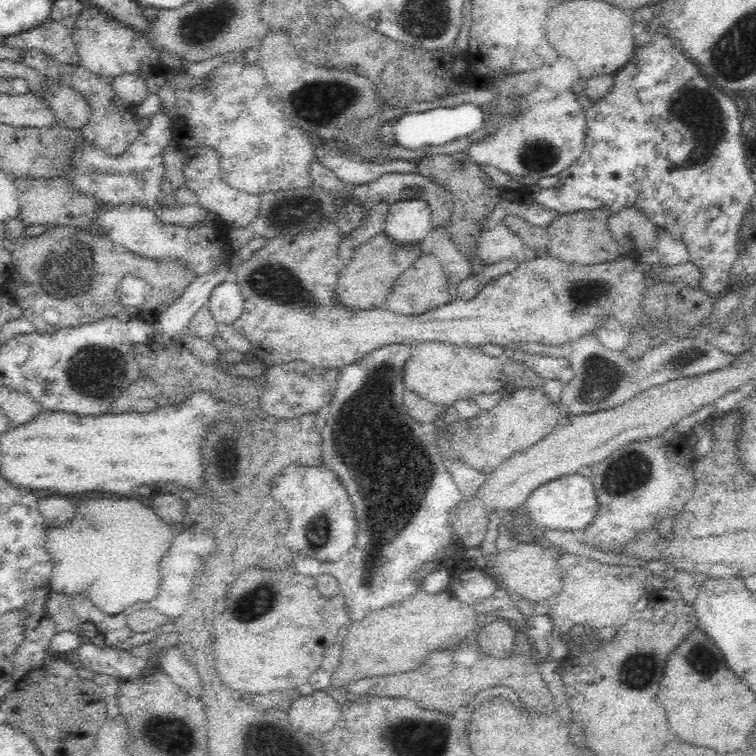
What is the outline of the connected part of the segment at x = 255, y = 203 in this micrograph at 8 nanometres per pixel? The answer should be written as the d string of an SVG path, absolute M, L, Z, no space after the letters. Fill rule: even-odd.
M202 148L202 154L196 154L188 162L184 162L182 174L184 176L182 186L186 186L197 195L200 207L214 213L224 223L241 228L248 226L259 216L261 206L259 196L240 192L221 179L220 157L213 148Z

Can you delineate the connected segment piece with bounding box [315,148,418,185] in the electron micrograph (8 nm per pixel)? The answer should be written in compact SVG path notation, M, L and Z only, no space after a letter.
M322 148L315 150L315 160L322 163L324 167L330 168L340 180L349 185L372 182L387 172L418 173L416 164L412 164L408 160L392 160L392 162L384 162L384 164L354 162L348 156L330 152L330 148L328 148L328 152L324 152Z

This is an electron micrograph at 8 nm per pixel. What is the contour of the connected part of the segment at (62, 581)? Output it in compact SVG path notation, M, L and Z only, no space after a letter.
M132 498L80 500L76 504L76 518L68 524L68 528L70 532L46 532L45 550L53 562L48 586L53 592L66 596L84 593L94 606L109 615L118 614L131 604L154 600L160 584L159 564L168 552L174 535L170 531L171 525L165 523L152 508Z

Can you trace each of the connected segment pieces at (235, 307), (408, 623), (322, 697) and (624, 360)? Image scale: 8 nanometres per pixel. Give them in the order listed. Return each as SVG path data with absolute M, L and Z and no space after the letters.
M220 282L209 296L209 311L217 323L233 324L242 314L243 304L236 282Z
M422 590L406 598L400 604L366 614L364 620L354 622L341 642L339 665L332 673L330 689L346 687L351 683L376 676L376 674L396 674L414 670L424 662L426 654L432 650L454 648L464 636L477 631L483 615L471 605L459 601L446 590L433 594Z
M318 690L312 694L298 697L292 702L289 710L289 723L294 729L310 735L313 739L319 739L321 734L328 732L339 721L341 707L338 702L330 696L328 690Z
M584 334L571 342L567 357L570 361L573 377L568 384L562 385L559 408L564 414L579 415L607 408L614 408L631 396L663 382L687 376L698 376L732 364L736 355L722 352L702 338L680 338L670 344L664 344L649 350L640 360L630 360L620 351L604 346L592 334Z

